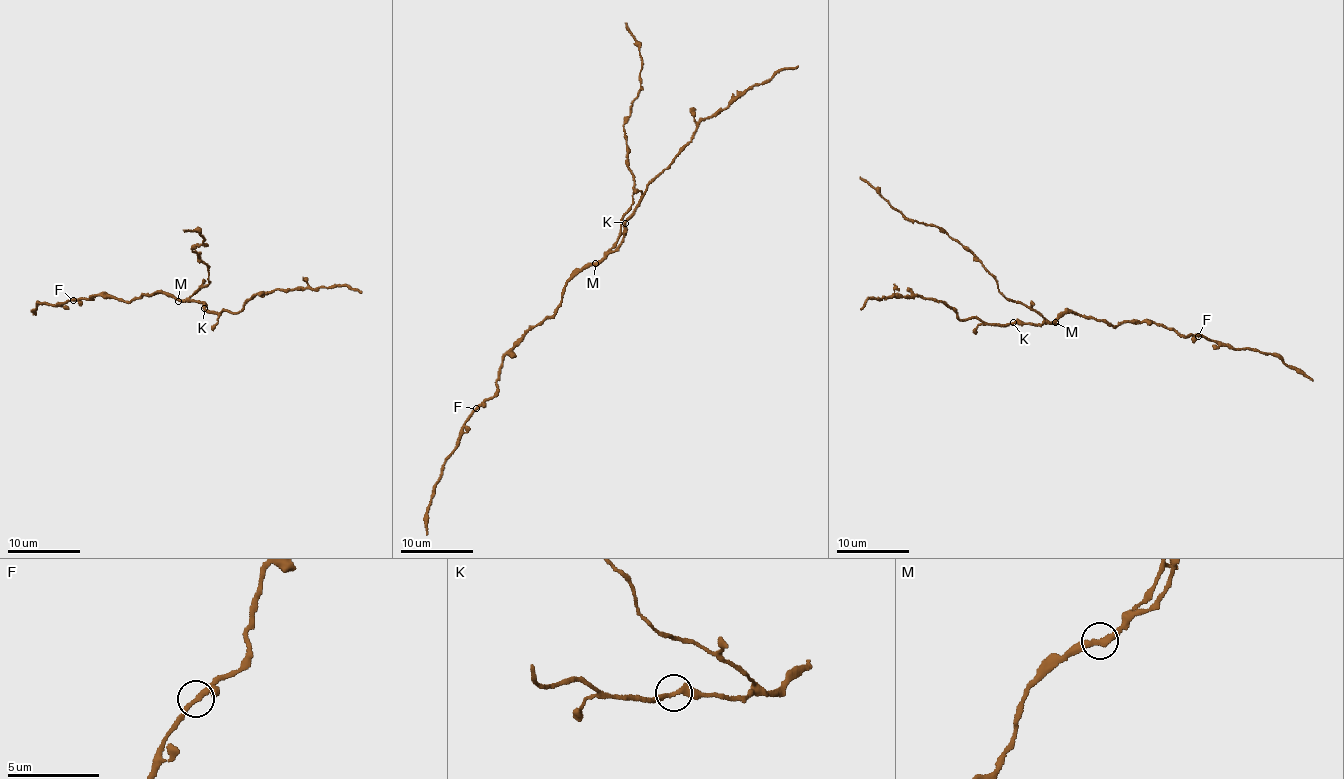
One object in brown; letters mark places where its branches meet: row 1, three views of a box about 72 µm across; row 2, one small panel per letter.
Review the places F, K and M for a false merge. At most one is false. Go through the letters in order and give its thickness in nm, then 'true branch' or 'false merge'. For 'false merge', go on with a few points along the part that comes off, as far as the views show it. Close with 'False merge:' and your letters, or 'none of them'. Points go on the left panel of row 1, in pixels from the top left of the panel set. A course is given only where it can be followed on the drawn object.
F: calibre 240 nm; true branch
K: calibre 280 nm; true branch
M: calibre 260 nm; true branch
False merge: none of them

